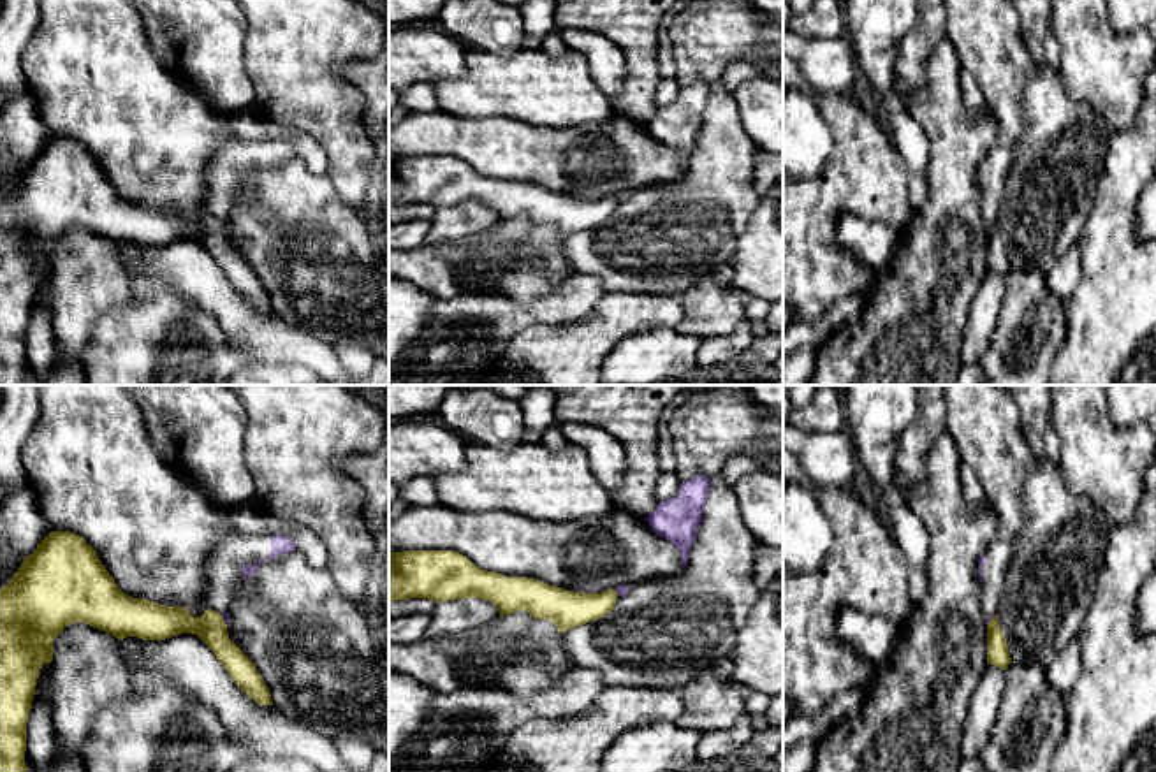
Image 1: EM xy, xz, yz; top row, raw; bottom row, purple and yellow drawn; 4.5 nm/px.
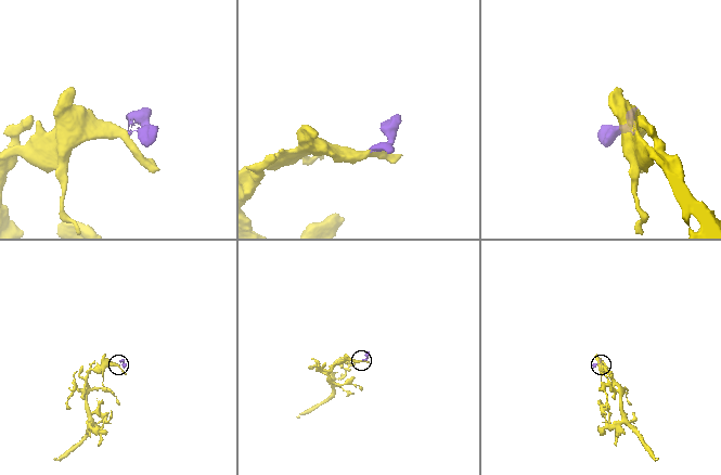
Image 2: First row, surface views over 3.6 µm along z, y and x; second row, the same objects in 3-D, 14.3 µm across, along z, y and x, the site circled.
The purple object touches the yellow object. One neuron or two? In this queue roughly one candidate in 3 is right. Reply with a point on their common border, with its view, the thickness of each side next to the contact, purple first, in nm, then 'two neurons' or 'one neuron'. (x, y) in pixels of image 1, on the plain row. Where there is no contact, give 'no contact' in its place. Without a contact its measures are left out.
xy (224, 225) | 30/140 nm | two neurons

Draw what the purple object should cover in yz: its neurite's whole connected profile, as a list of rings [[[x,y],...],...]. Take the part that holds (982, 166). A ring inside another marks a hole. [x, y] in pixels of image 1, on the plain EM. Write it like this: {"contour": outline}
{"contour": [[[945,0],[947,37],[961,69],[969,70],[998,121],[998,137],[985,162],[978,165],[984,192],[985,229],[1003,202],[1006,174],[1015,146],[1024,134],[1022,91],[1036,72],[1021,32],[1019,12],[1010,0]]]}

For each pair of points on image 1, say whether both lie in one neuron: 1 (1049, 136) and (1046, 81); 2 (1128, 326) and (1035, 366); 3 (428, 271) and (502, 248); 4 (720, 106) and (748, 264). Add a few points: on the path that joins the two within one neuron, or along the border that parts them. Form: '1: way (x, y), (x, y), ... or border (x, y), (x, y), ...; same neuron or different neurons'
1: way (1049, 122), (1046, 95); same neuron
2: border (1056, 347), (1049, 366); different neurons
3: way (446, 269), (484, 252); same neuron
4: border (760, 197), (746, 229), (738, 238), (731, 262); different neurons

